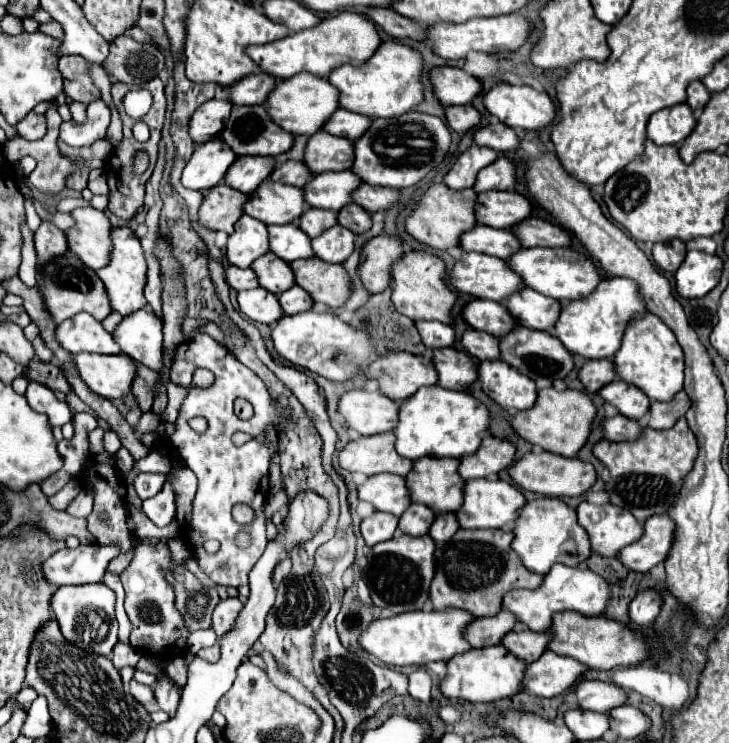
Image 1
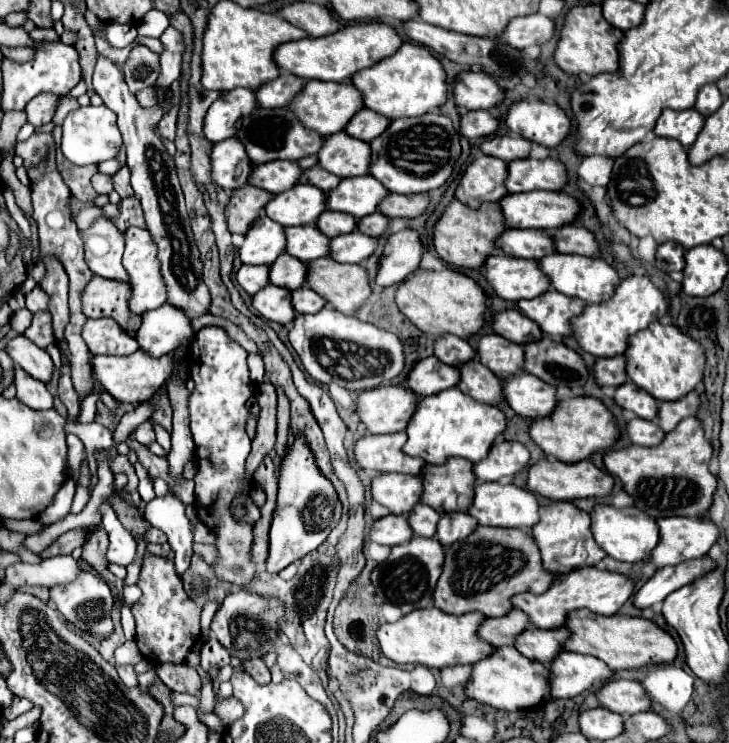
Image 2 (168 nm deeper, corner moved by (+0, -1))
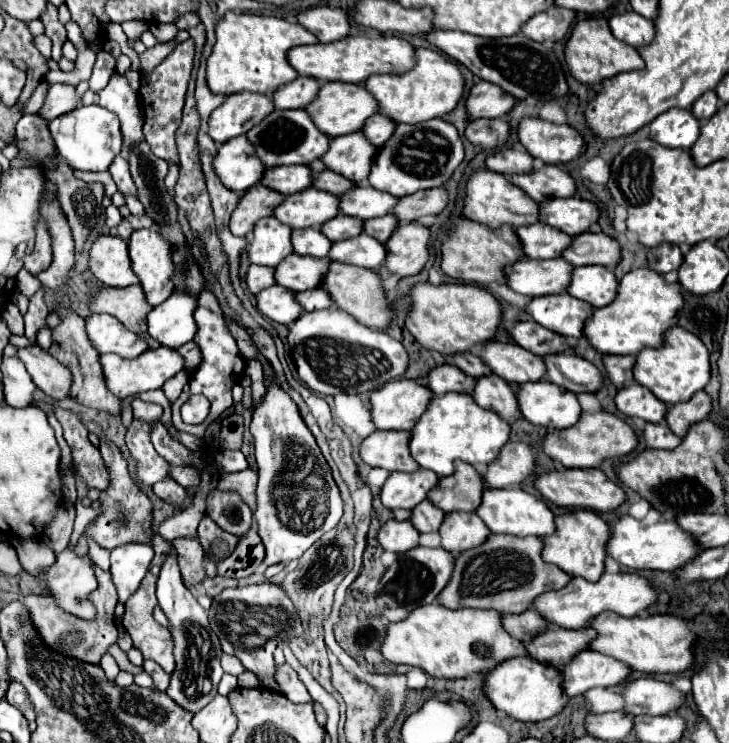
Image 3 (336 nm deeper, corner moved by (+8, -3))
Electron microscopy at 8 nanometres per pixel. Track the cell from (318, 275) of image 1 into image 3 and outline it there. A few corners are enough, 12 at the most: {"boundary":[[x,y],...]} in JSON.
{"boundary":[[333,262],[323,286],[357,322],[387,330],[395,318],[381,276]]}

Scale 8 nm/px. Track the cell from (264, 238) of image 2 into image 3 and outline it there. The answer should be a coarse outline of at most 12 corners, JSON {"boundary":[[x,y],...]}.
{"boundary":[[261,218],[249,236],[249,260],[277,266],[293,254],[291,228]]}

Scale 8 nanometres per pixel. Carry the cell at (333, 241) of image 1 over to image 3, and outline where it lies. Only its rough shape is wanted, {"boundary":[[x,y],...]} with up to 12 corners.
{"boundary":[[369,234],[335,242],[331,260],[377,270],[387,250]]}

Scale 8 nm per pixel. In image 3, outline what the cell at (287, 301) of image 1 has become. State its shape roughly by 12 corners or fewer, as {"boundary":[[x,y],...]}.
{"boundary":[[323,286],[297,292],[297,302],[307,312],[327,310],[333,298]]}

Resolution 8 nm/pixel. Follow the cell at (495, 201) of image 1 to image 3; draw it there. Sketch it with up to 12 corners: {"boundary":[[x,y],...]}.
{"boundary":[[549,198],[539,220],[577,236],[599,220],[595,202]]}

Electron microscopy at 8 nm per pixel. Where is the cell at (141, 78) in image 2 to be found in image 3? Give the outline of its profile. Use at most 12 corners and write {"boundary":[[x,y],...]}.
{"boundary":[[179,42],[155,44],[141,58],[141,70],[147,72],[161,64]]}

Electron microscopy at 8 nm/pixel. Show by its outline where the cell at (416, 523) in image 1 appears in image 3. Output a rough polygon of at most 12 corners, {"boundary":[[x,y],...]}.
{"boundary":[[423,500],[411,522],[423,532],[437,532],[445,512]]}

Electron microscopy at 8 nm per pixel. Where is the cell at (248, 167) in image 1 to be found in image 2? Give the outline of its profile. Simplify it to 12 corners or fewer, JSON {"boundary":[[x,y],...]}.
{"boundary":[[289,160],[251,166],[247,184],[279,194],[295,186],[301,168]]}

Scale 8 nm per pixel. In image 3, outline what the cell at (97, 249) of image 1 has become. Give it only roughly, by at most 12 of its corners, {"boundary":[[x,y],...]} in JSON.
{"boundary":[[109,234],[93,242],[89,270],[105,286],[139,284],[127,242]]}

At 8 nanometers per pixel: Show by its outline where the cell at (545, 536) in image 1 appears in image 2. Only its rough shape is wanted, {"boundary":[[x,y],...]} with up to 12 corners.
{"boundary":[[571,502],[541,506],[531,528],[543,568],[569,572],[557,558],[583,540],[587,564],[603,560],[591,518]]}

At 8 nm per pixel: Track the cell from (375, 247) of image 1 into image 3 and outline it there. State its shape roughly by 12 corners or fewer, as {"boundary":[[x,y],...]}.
{"boundary":[[419,222],[395,230],[385,244],[387,268],[419,274],[431,232]]}

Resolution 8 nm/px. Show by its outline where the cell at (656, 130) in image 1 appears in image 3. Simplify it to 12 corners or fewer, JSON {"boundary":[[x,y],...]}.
{"boundary":[[691,110],[657,116],[651,138],[667,148],[689,150],[699,138]]}

